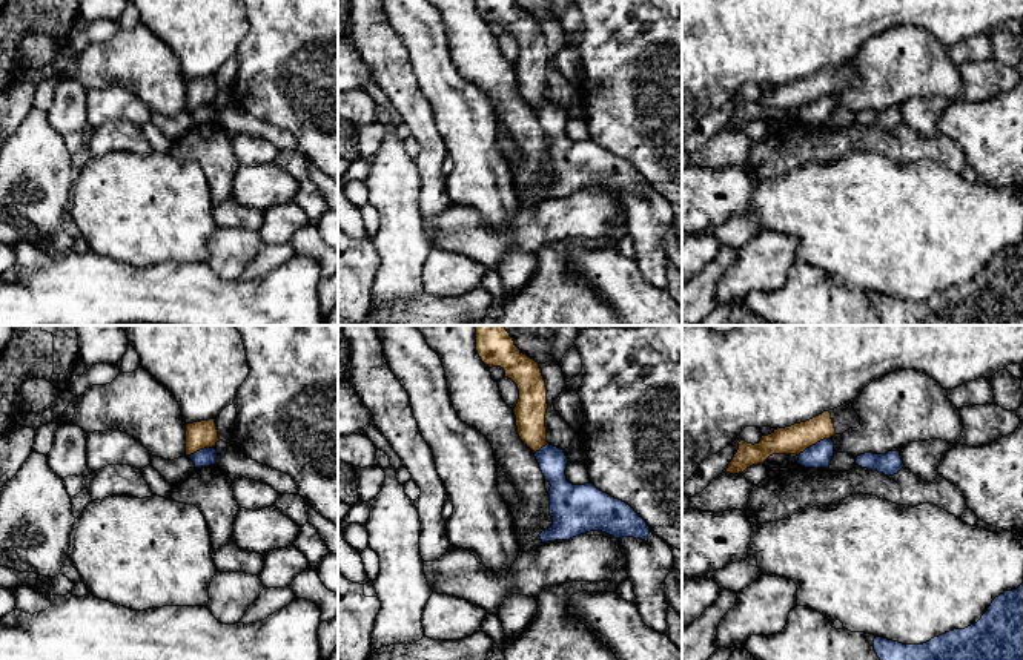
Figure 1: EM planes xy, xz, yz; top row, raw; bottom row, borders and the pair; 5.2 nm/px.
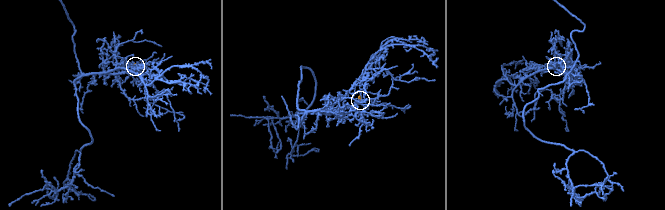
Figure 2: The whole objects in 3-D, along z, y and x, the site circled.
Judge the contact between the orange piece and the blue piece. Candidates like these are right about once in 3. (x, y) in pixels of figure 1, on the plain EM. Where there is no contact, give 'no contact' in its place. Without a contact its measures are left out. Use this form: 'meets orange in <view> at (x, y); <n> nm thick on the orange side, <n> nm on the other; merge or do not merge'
meets orange in yz at (813, 100); 150 nm thick on the orange side, 130 nm on the other; do not merge

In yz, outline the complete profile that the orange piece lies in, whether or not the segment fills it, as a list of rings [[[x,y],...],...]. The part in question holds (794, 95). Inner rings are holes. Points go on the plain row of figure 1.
[[[851,57],[823,68],[822,71],[791,83],[777,84],[768,92],[762,92],[759,100],[748,100],[740,95],[739,106],[730,118],[727,129],[739,130],[747,124],[763,120],[773,111],[800,111],[806,104],[836,91],[843,91],[849,84],[857,84],[860,75]]]

